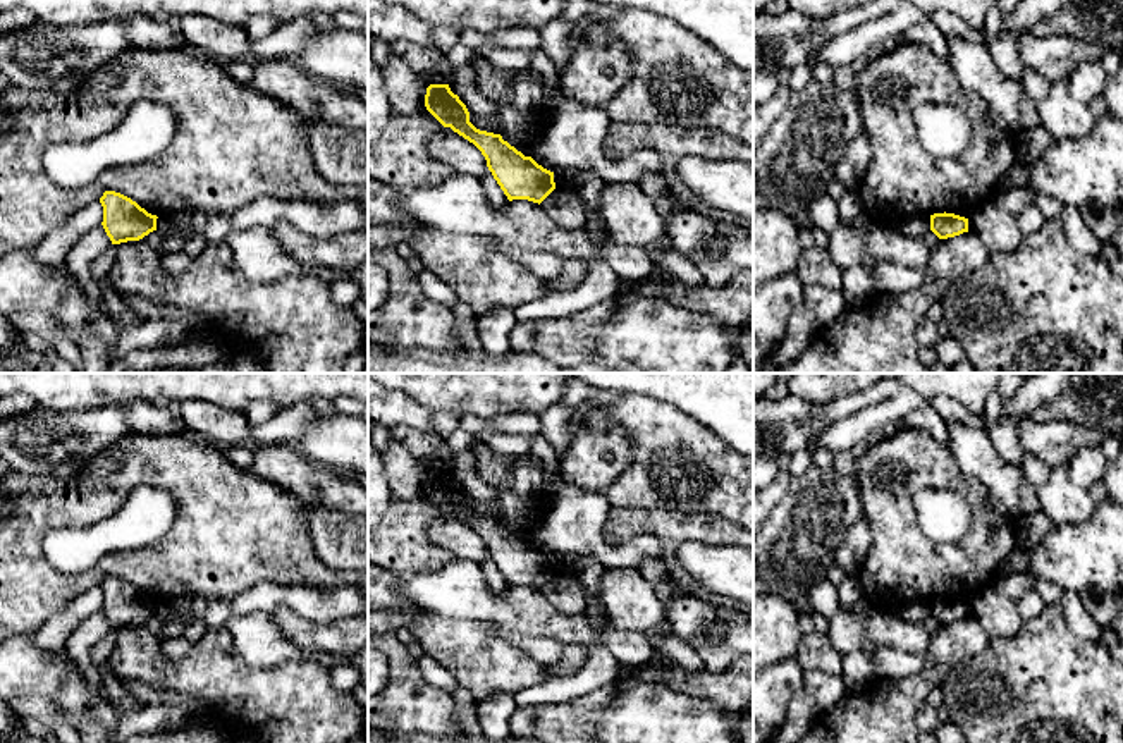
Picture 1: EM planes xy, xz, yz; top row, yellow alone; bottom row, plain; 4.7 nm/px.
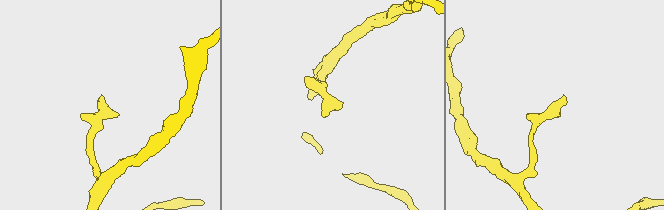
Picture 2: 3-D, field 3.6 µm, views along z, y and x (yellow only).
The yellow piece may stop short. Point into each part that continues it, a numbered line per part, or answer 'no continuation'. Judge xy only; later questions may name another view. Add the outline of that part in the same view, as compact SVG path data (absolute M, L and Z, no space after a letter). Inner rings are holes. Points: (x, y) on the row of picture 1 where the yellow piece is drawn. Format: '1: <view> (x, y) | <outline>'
no continuation

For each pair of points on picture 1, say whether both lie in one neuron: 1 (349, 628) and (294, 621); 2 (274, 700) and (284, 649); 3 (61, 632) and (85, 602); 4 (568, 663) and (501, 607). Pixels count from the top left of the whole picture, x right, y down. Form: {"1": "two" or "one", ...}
{"1": "one", "2": "two", "3": "one", "4": "two"}

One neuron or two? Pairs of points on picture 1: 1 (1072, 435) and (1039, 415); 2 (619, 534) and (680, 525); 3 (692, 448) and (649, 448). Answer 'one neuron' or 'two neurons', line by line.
1: two neurons
2: one neuron
3: one neuron

